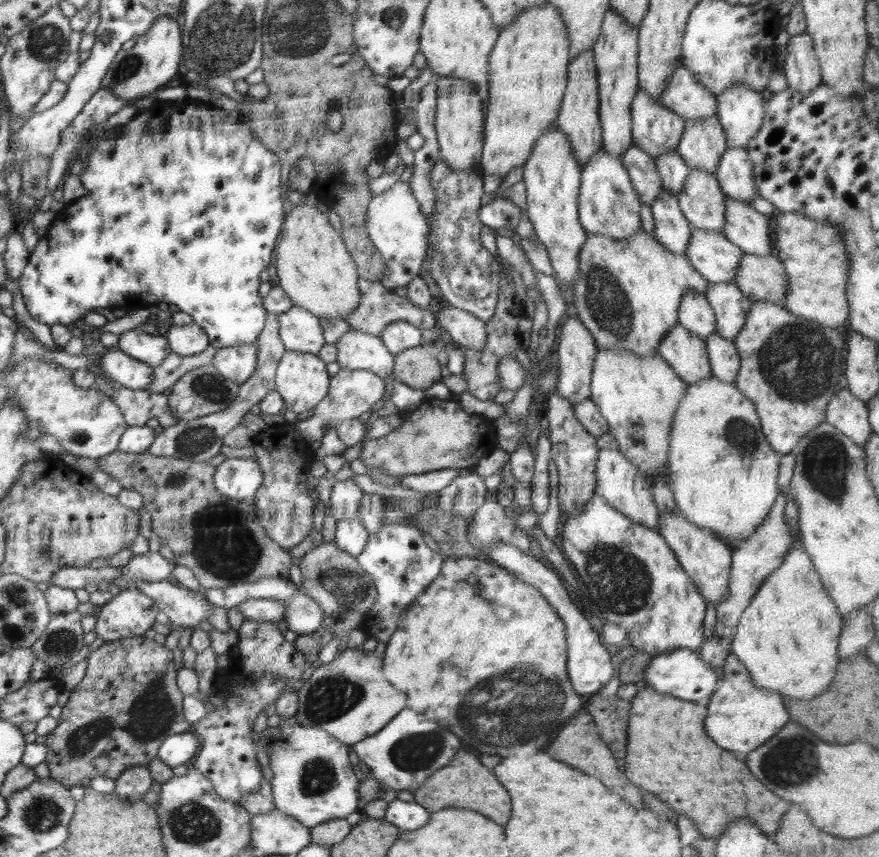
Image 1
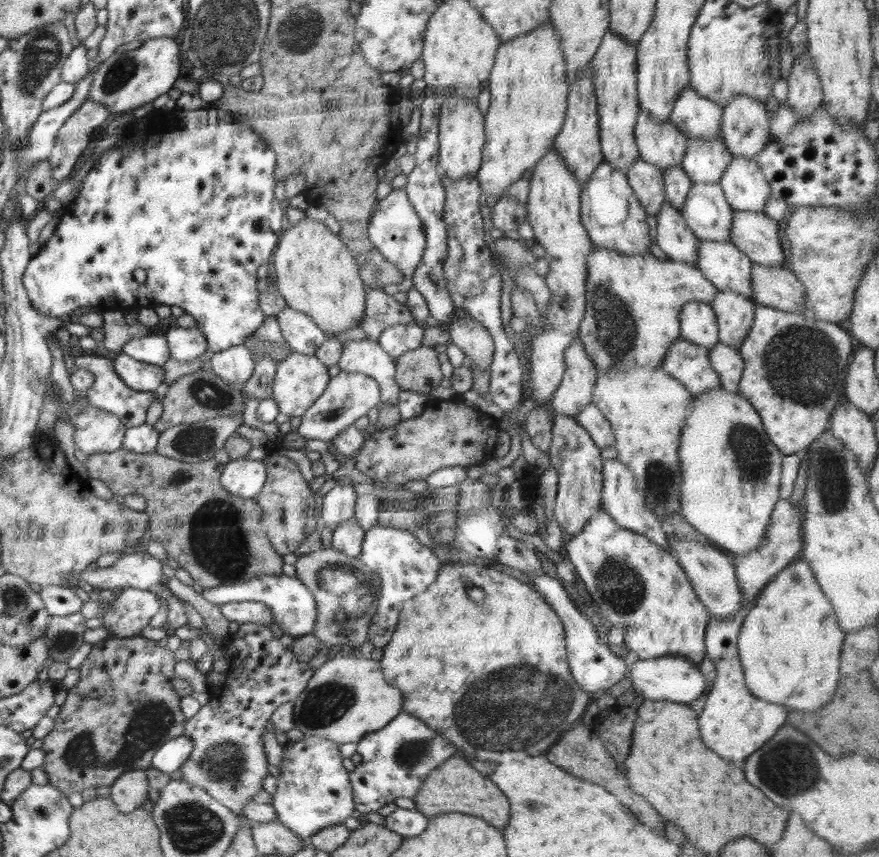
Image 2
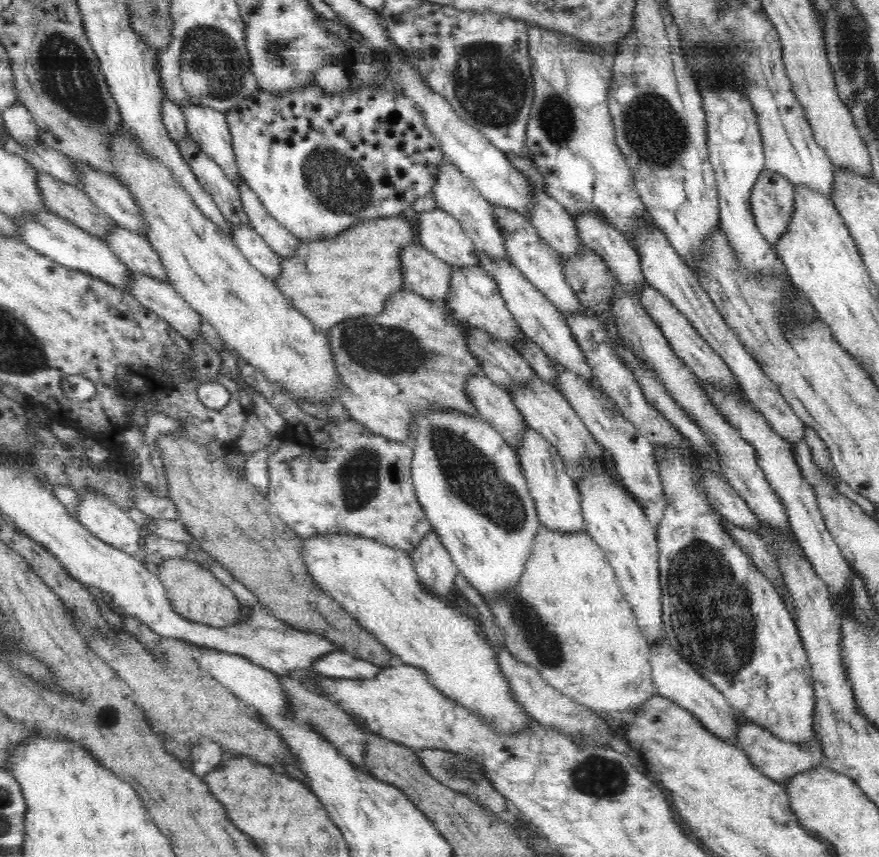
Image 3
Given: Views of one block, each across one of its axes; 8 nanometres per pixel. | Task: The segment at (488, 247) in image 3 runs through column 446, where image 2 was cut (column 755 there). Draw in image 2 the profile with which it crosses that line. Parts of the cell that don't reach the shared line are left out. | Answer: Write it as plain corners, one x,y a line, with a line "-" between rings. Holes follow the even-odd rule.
734,156
728,168
720,177
721,187
723,188
725,199
733,210
750,210
752,212
763,212
765,204
771,197
769,182
762,176
761,170
755,159
745,156

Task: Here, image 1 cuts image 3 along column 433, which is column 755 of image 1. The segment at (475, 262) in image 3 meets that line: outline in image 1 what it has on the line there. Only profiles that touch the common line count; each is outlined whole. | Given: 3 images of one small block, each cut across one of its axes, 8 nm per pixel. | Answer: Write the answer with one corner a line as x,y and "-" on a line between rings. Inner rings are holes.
725,196
724,236
744,253
774,254
773,217
760,214
750,204

